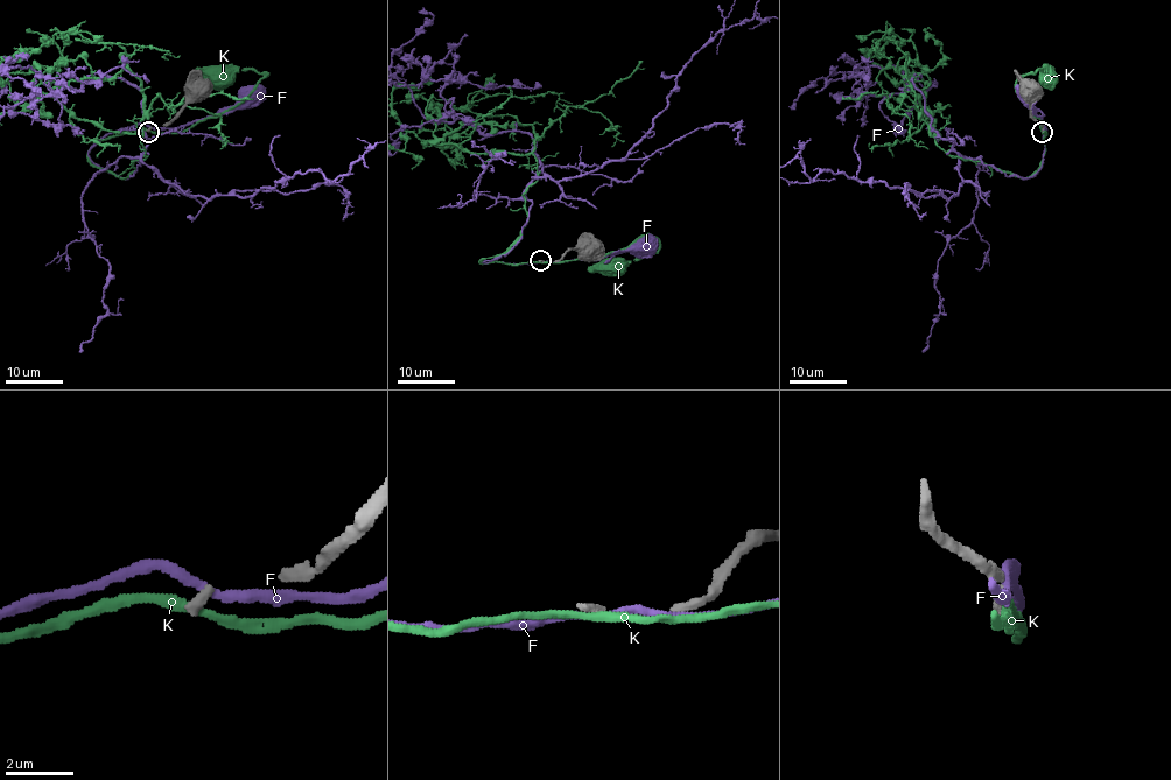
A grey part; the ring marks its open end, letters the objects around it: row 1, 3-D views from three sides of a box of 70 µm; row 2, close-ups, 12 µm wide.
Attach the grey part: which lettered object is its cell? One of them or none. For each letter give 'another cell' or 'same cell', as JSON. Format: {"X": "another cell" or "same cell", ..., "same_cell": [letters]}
{"F": "another cell", "K": "another cell", "same_cell": []}

